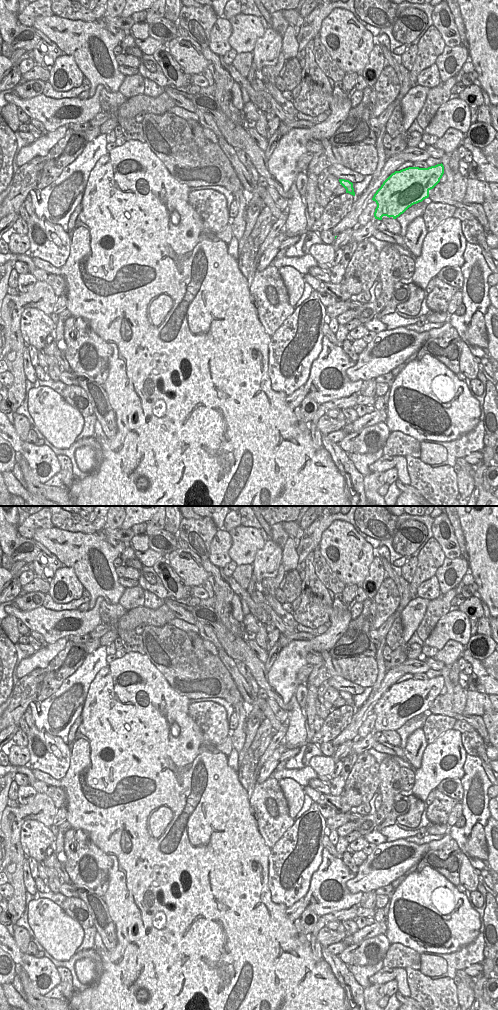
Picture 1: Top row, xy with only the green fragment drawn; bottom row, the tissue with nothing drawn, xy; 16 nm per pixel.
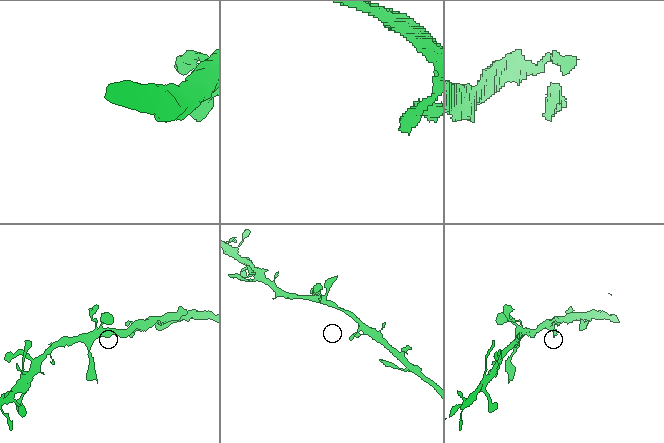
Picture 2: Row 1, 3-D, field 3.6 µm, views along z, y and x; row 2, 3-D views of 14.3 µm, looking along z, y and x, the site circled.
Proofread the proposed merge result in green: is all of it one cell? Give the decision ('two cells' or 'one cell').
one cell

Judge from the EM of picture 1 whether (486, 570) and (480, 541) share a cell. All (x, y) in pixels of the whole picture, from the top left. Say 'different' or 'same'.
same

